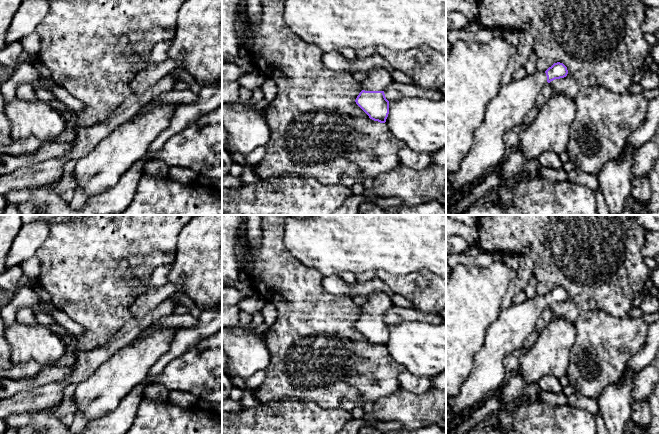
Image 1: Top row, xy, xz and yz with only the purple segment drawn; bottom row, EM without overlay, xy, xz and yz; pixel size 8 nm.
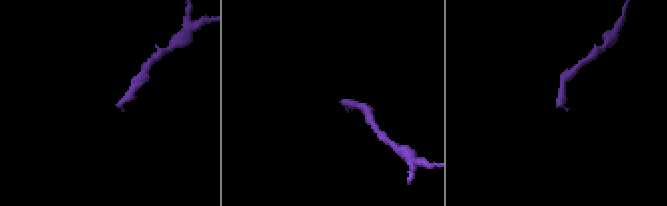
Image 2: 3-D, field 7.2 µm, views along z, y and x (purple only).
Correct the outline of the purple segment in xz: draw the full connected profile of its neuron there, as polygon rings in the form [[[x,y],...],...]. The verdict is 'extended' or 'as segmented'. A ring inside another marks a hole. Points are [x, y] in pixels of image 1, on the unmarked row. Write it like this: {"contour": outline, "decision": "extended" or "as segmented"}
{"contour": [[[383,292],[368,295],[362,307],[362,315],[357,320],[356,328],[370,343],[385,347],[389,338],[389,325],[384,314],[392,307],[393,301]]], "decision": "extended"}

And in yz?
{"contour": [[[557,286],[545,296],[536,294],[532,299],[501,310],[498,318],[487,328],[484,344],[475,355],[473,369],[461,385],[459,394],[448,398],[451,424],[460,421],[489,393],[503,386],[507,375],[504,357],[523,348],[527,337],[535,330],[538,317],[547,307],[567,298],[567,291]]], "decision": "extended"}

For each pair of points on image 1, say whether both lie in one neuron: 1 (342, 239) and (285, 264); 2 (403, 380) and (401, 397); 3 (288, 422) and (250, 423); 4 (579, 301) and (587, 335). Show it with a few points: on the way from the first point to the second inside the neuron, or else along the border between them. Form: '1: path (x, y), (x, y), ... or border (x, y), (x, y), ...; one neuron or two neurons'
1: border (283, 240), (288, 250), (297, 259), (317, 271); two neurons
2: border (401, 388), (415, 394), (425, 393); two neurons
3: path (279, 423), (259, 423); one neuron
4: border (605, 311), (597, 309), (585, 310), (573, 322); two neurons

